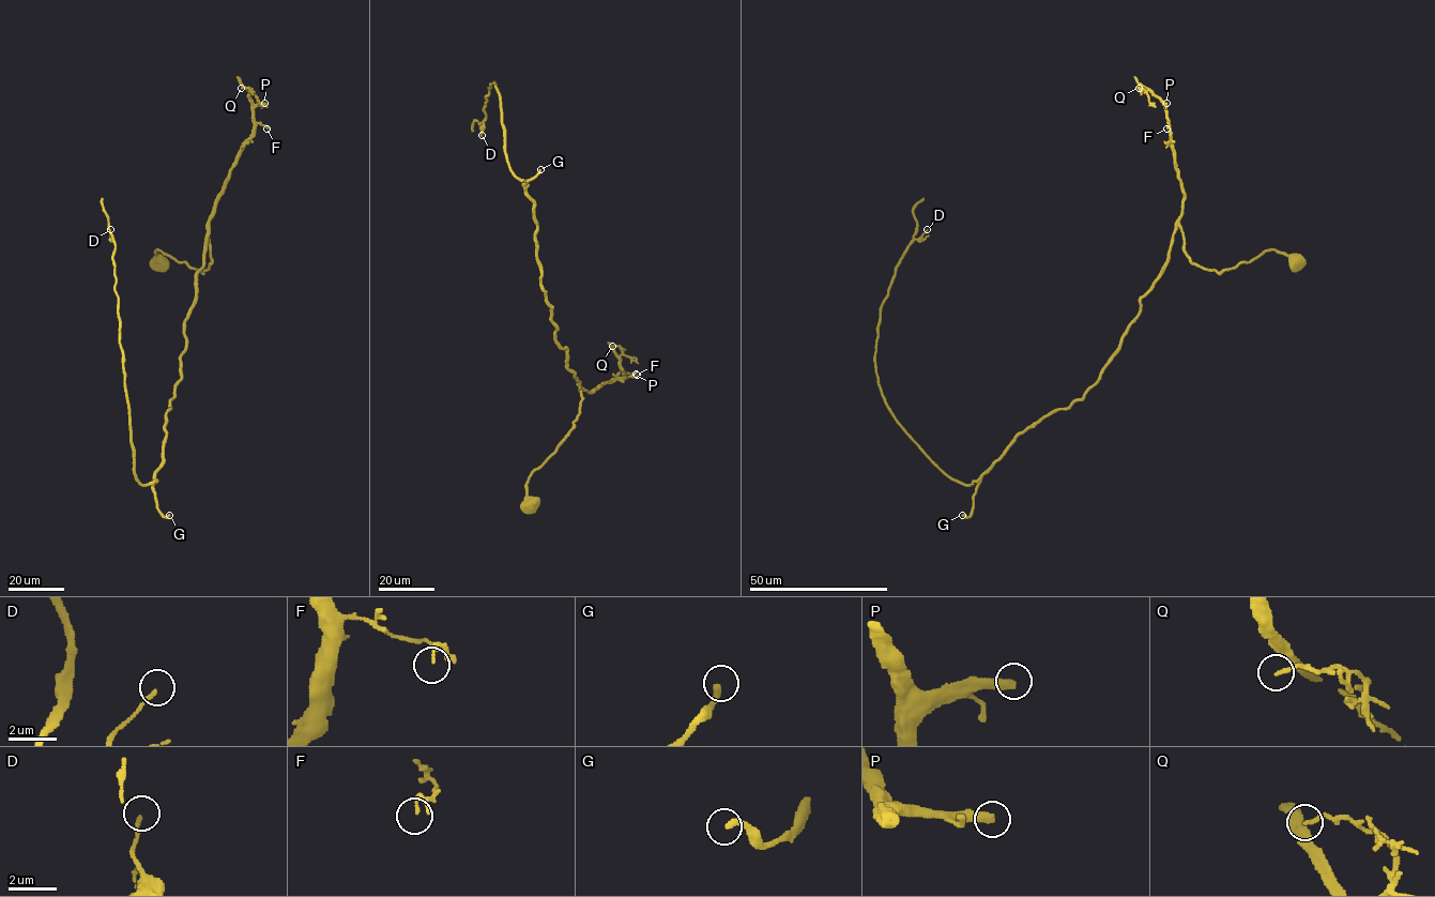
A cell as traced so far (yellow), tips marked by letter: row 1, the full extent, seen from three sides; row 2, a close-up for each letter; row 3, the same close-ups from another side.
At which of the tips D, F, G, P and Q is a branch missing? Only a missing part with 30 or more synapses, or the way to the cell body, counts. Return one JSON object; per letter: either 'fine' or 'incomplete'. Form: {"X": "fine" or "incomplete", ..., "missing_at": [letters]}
{"D": "fine", "F": "fine", "G": "incomplete", "P": "incomplete", "Q": "fine", "missing_at": ["G", "P"]}

